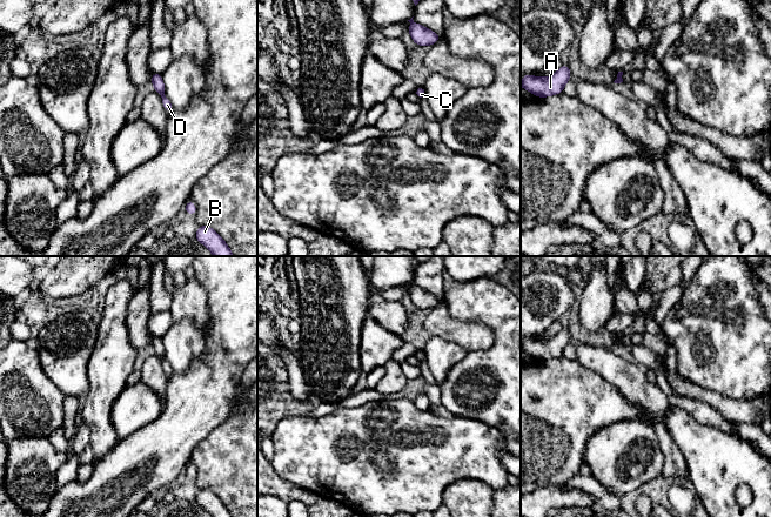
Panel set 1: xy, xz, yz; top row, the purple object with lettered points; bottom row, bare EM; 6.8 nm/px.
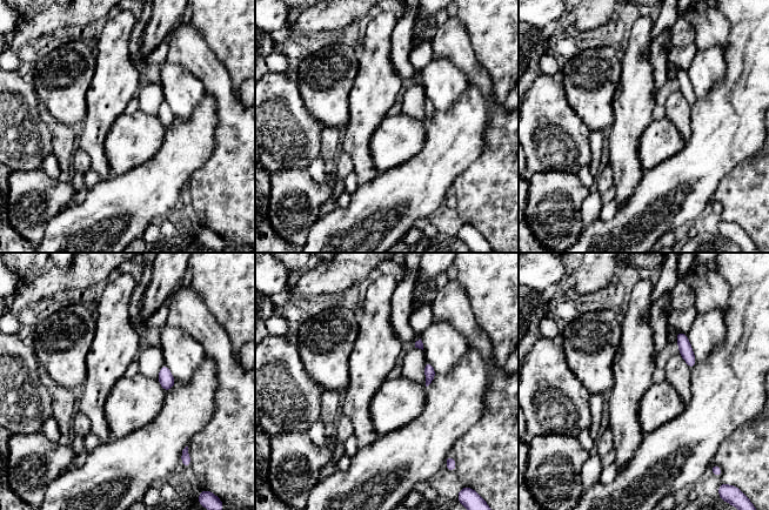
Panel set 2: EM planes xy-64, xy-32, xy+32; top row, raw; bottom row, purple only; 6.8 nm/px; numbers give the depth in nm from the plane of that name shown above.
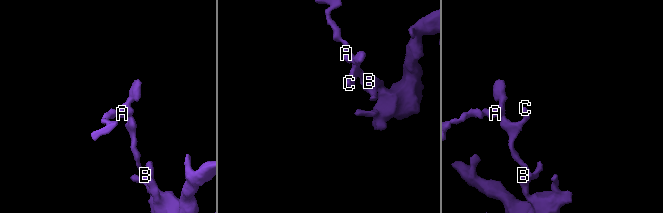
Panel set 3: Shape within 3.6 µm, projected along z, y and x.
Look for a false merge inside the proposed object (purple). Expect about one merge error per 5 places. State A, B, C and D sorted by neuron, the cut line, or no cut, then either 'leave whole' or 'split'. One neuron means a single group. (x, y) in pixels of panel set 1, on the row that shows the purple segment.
groups A B C D; cut none; leave whole

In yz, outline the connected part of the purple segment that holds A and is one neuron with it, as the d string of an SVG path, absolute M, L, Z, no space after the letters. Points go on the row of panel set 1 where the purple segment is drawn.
M568 65L548 78L537 78L530 74L523 75L521 87L531 92L535 96L547 98L563 93L564 85L570 80L571 72Z

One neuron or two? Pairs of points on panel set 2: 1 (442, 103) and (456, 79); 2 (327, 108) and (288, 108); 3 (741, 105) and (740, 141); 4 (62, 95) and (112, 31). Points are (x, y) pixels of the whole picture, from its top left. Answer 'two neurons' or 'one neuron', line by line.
1: one neuron
2: two neurons
3: one neuron
4: two neurons

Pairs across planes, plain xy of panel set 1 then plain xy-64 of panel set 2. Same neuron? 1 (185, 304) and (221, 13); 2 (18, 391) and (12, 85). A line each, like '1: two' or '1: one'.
1: two
2: one

